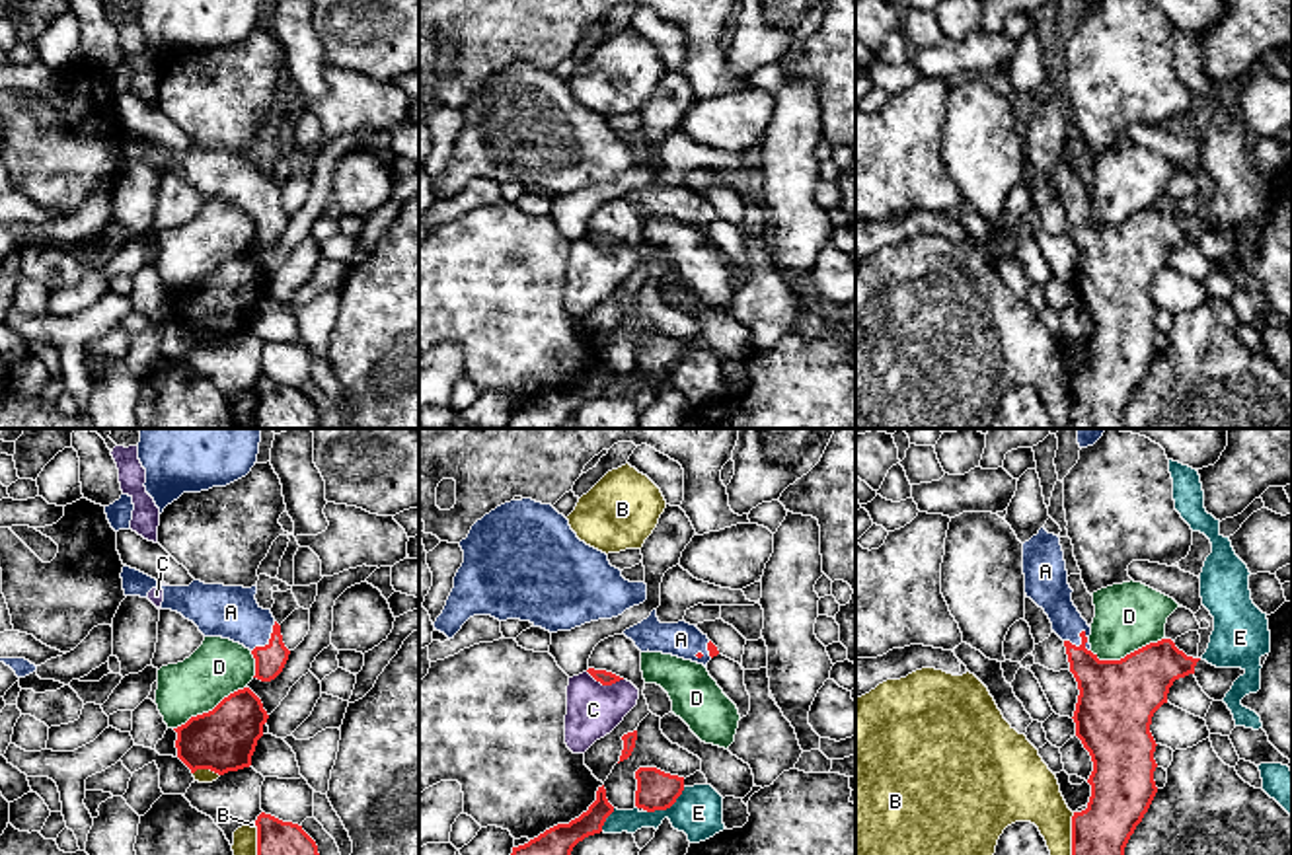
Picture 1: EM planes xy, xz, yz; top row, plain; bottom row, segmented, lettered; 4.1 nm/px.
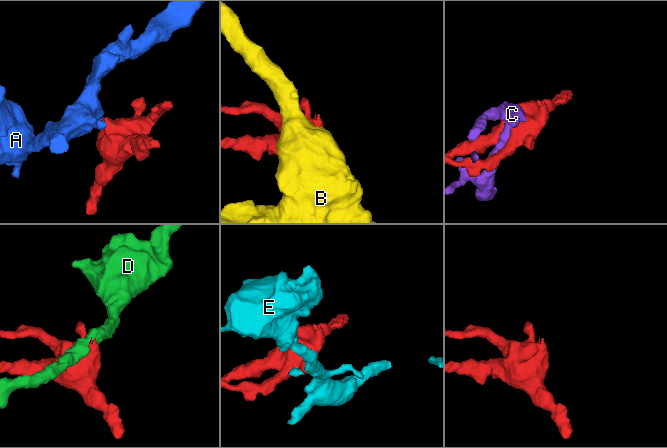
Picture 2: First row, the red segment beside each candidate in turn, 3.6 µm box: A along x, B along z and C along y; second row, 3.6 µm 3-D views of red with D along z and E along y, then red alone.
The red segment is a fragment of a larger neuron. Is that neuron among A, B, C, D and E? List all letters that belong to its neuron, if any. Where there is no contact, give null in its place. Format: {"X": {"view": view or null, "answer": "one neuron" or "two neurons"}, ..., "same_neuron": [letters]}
{"A": {"view": "yz", "answer": "one neuron"}, "B": {"view": "yz", "answer": "two neurons"}, "C": {"view": "xz", "answer": "two neurons"}, "D": {"view": "yz", "answer": "two neurons"}, "E": {"view": "xz", "answer": "two neurons"}, "same_neuron": ["A"]}

